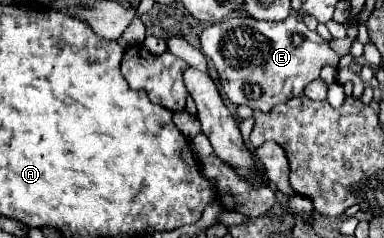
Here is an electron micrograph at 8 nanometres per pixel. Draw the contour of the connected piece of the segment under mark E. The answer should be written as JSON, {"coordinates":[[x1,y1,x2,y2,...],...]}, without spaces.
{"coordinates":[[228,17,204,29,200,35,202,53,214,63,220,83,228,99,236,105,248,105,254,111,272,111,274,105,286,103,292,97,302,97,304,87,320,77,324,65,338,67,338,55,330,49,330,43,316,31,310,31,300,19,288,17,284,21,256,21,254,17]]}

